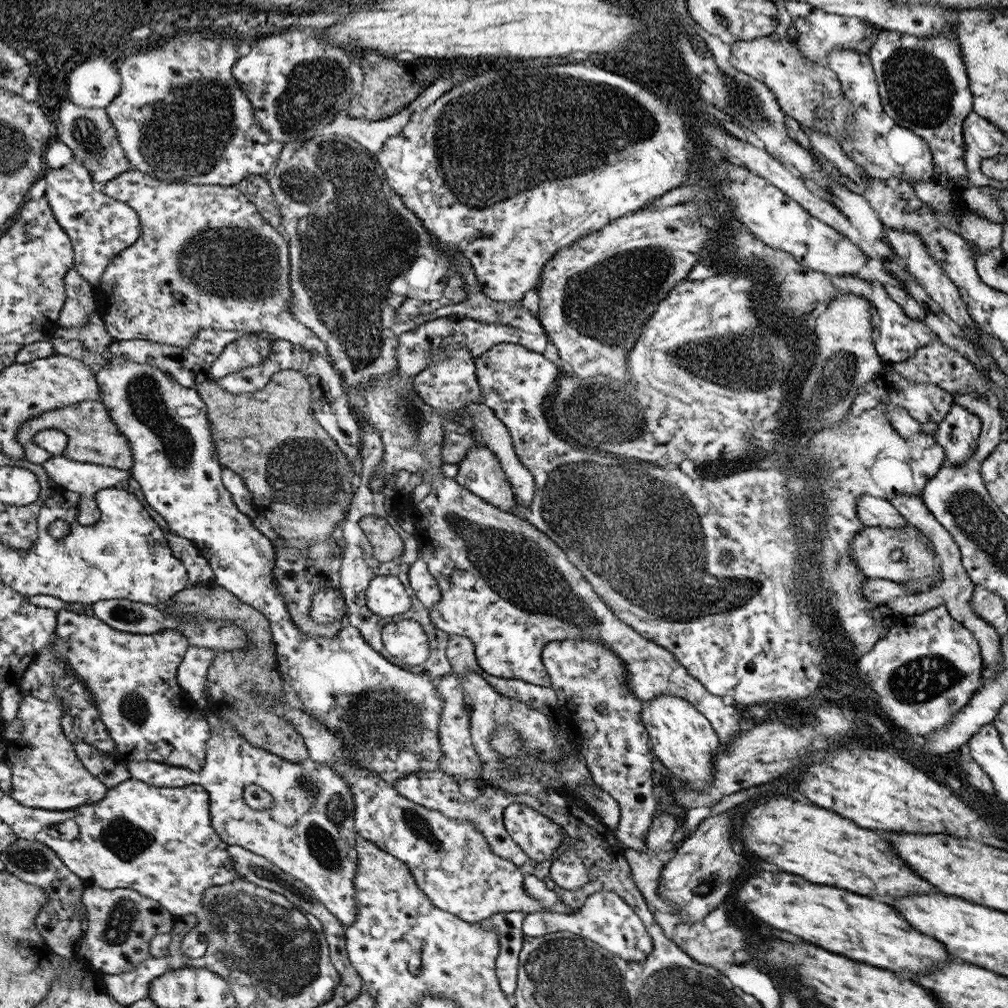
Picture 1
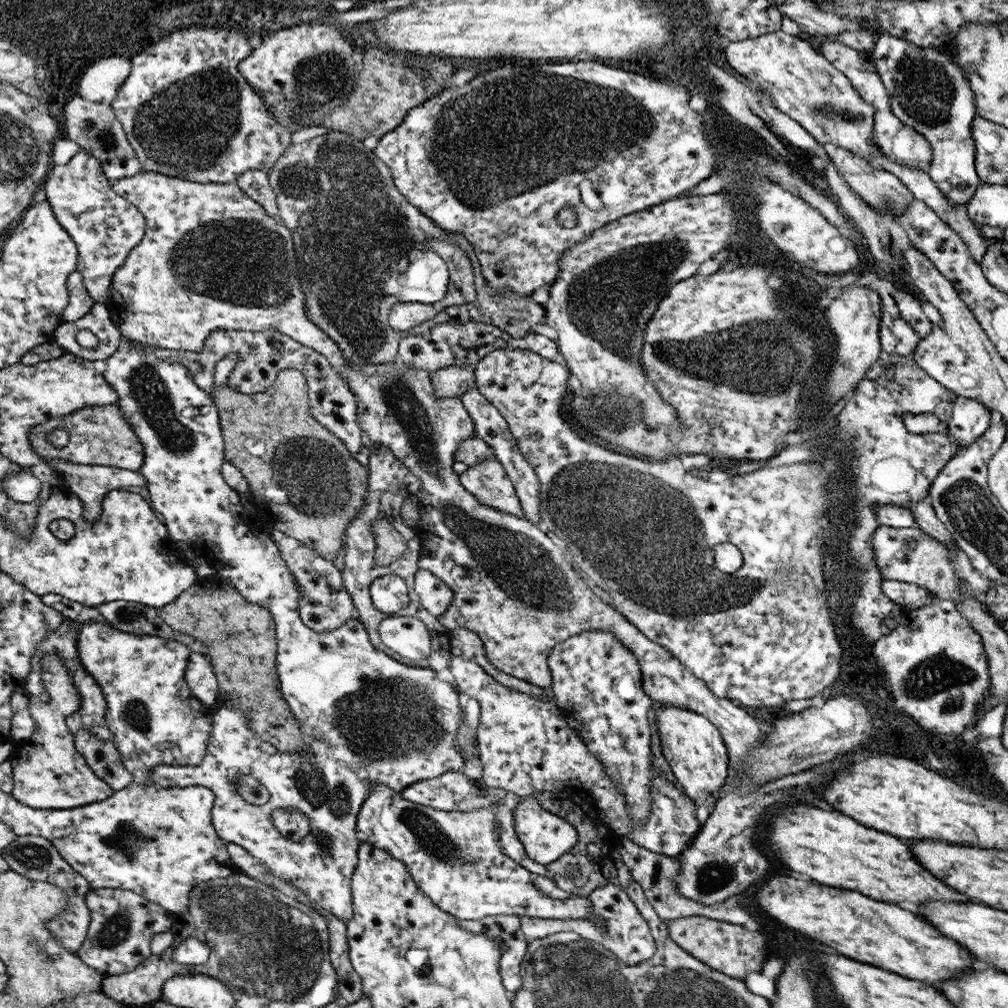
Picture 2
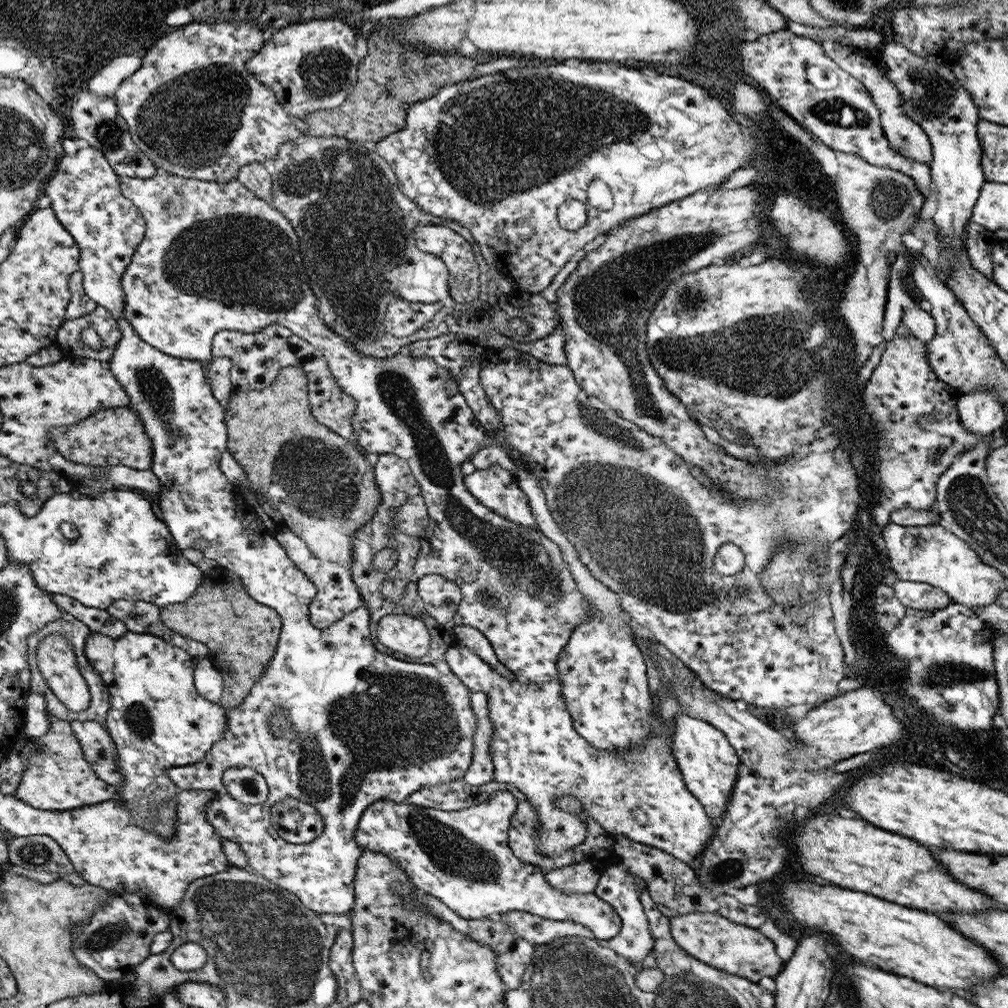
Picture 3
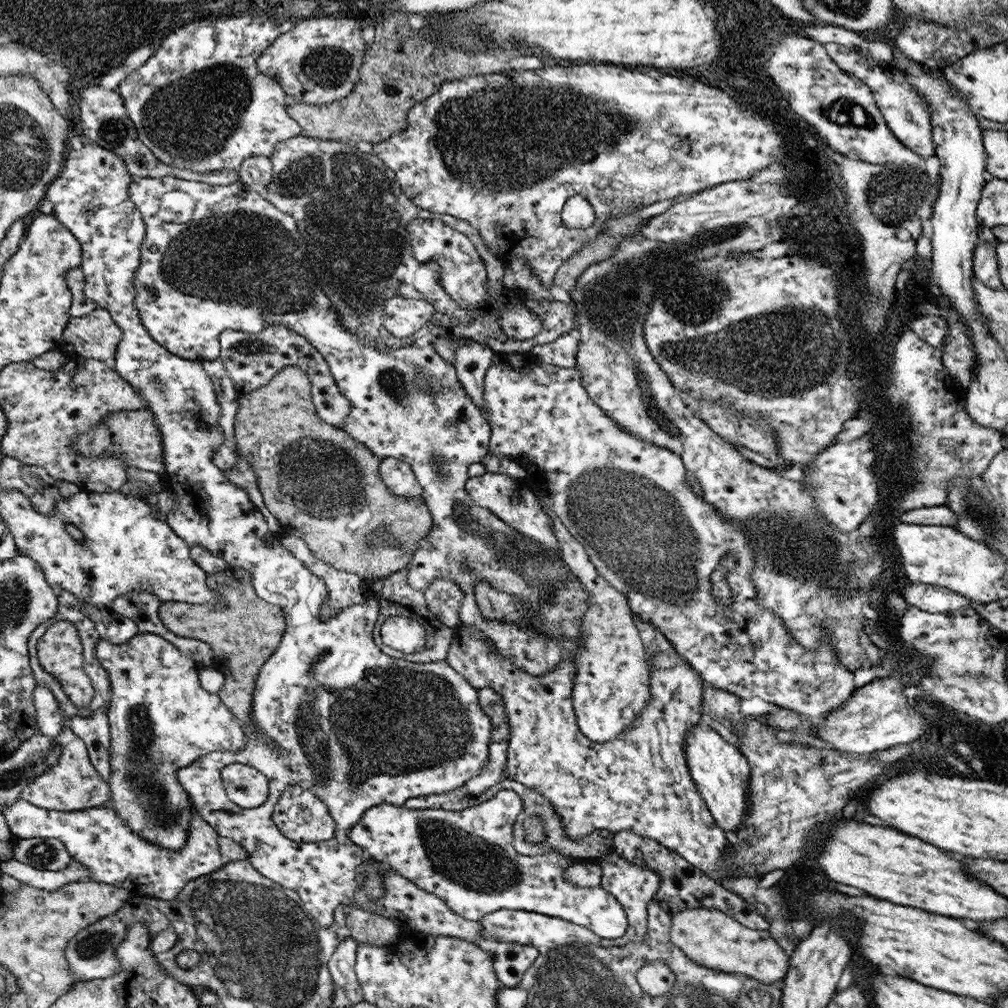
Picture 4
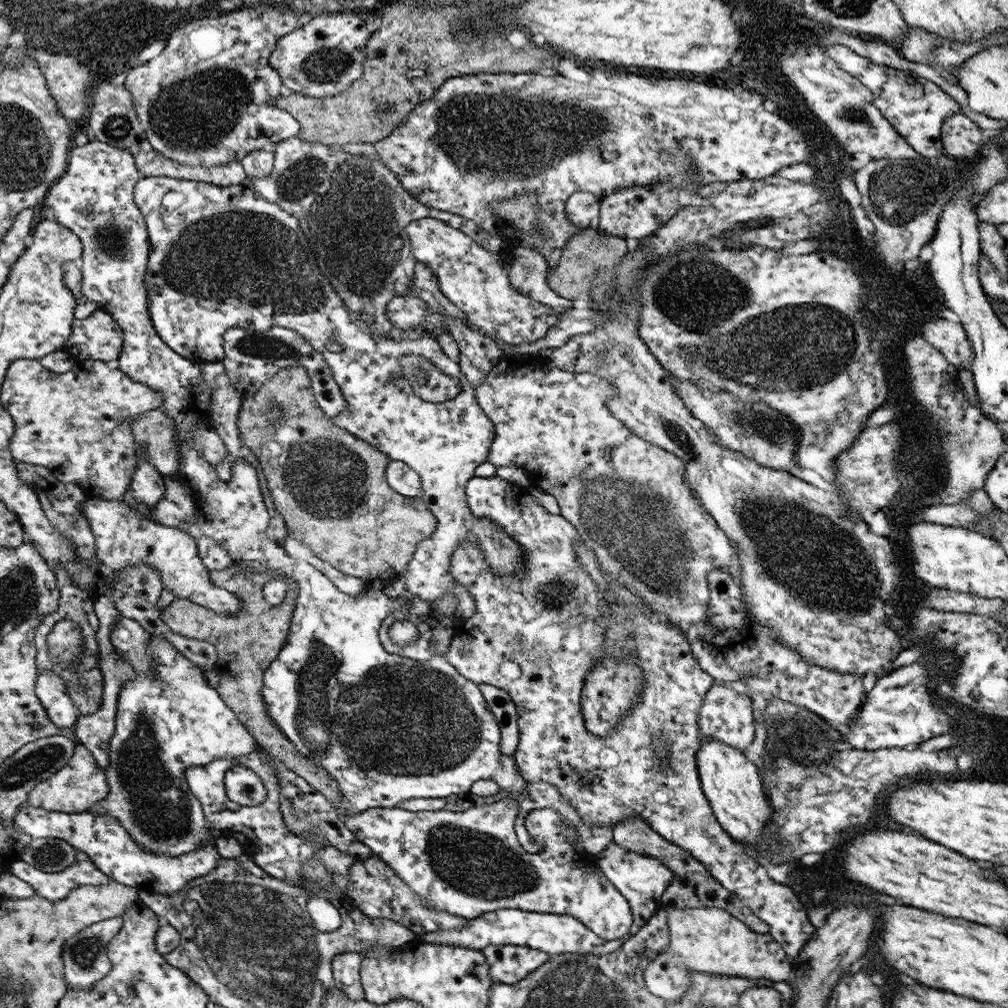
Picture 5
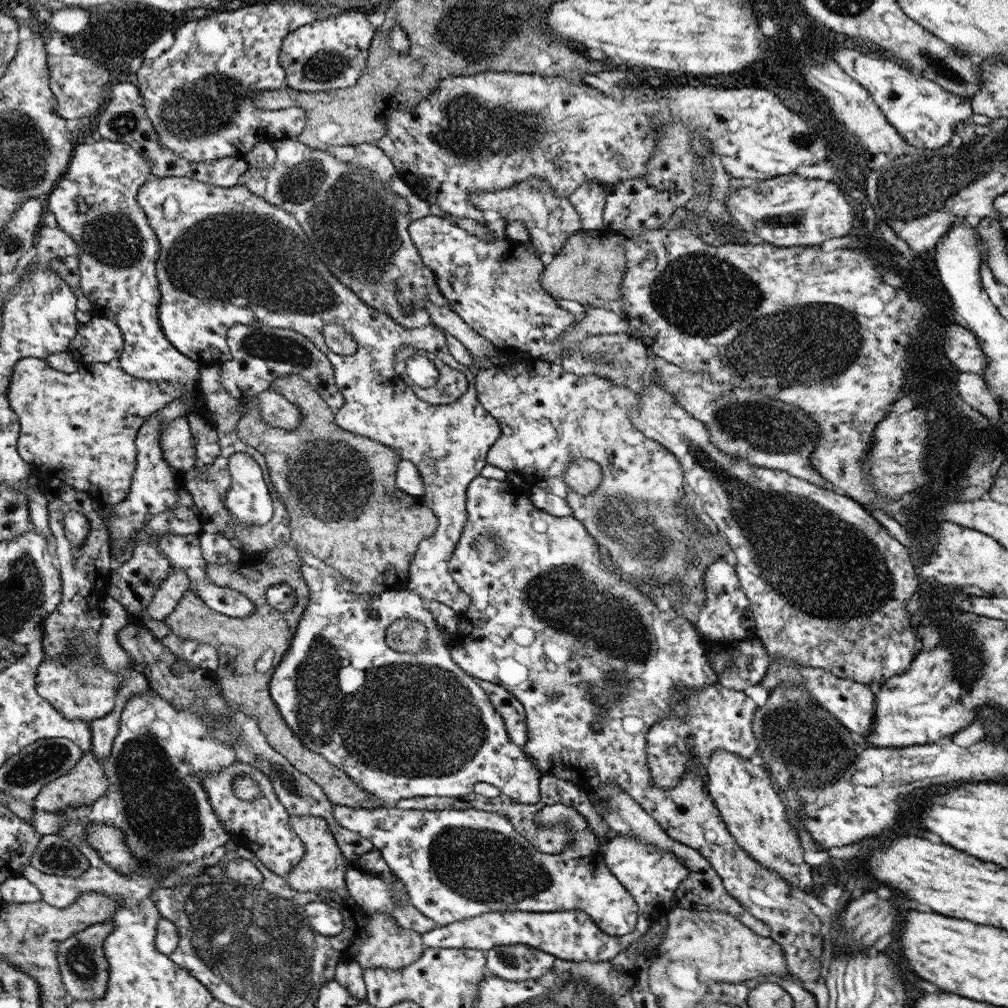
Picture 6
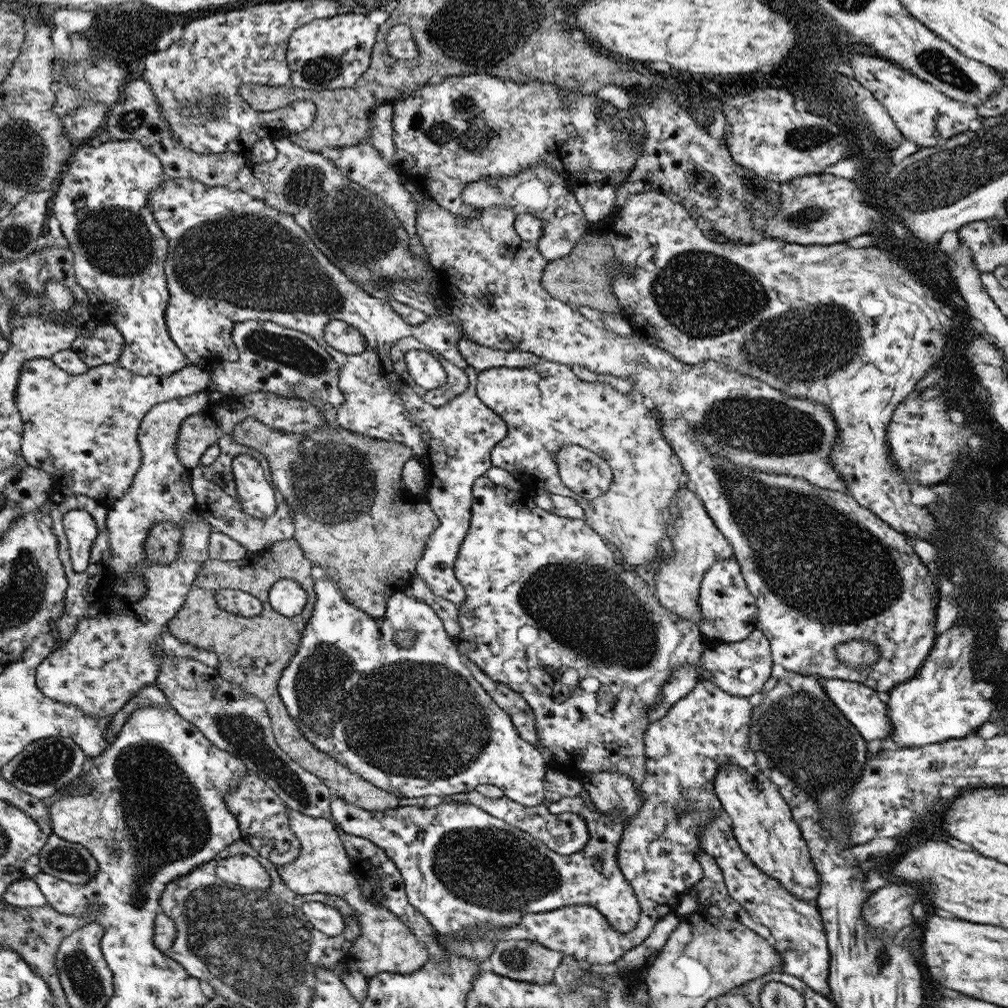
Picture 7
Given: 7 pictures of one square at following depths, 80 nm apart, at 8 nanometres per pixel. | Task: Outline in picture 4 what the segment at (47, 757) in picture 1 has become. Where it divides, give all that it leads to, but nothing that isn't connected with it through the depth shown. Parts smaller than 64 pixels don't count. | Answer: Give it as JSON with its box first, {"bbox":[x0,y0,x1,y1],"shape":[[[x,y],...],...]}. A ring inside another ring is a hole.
{"bbox":[23,621,112,811],"shape":[[[68,621],[54,623],[38,640],[37,655],[42,669],[54,677],[67,697],[80,708],[86,708],[91,703],[94,689],[86,671],[82,668],[82,643],[80,642],[76,627]],[[66,726],[58,736],[55,737],[58,747],[62,748],[61,761],[50,772],[36,778],[23,793],[25,802],[46,810],[77,811],[93,809],[100,805],[105,806],[112,797],[112,787],[109,781],[102,777],[100,772],[93,766],[89,756],[89,748],[85,746],[84,740]]]}

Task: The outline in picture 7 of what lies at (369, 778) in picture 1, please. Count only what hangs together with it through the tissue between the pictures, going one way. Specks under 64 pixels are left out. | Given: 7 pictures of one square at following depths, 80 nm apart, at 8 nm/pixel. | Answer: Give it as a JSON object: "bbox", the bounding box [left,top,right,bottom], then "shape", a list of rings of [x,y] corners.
{"bbox":[331,794,641,935],"shape":[[[337,794],[331,796],[331,815],[337,825],[347,833],[367,838],[385,850],[402,875],[409,903],[427,917],[436,933],[451,935],[466,927],[500,930],[519,925],[525,914],[547,913],[574,904],[589,904],[603,914],[607,922],[611,922],[614,930],[630,932],[640,920],[641,907],[636,892],[618,867],[617,848],[626,826],[621,816],[617,812],[604,814],[596,809],[592,800],[584,801],[582,797],[564,797],[552,802],[548,811],[554,815],[577,814],[585,820],[589,839],[581,851],[569,855],[558,854],[520,827],[474,805],[449,803],[432,809],[398,806],[372,811],[346,803]]]}

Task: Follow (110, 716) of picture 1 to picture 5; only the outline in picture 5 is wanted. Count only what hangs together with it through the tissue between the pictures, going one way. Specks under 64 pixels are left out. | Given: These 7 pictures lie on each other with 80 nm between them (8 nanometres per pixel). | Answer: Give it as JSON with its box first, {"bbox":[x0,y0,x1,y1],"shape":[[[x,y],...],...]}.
{"bbox":[90,637,256,856],"shape":[[[150,637],[147,652],[153,658],[155,679],[136,670],[133,679],[126,679],[121,686],[116,707],[116,732],[110,740],[108,775],[109,795],[94,806],[90,812],[112,815],[117,818],[131,837],[153,853],[180,856],[195,851],[212,837],[221,836],[211,828],[205,818],[202,803],[190,791],[184,778],[186,771],[194,766],[206,766],[216,759],[234,759],[254,751],[256,740],[237,718],[237,713],[224,701],[214,687],[205,681],[204,670],[176,650],[165,638]]]}

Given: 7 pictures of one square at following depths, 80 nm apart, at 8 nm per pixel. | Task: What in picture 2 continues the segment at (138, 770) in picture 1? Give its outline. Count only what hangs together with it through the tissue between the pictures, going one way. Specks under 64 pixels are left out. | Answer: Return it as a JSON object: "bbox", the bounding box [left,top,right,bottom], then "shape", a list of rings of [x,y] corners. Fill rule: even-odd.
{"bbox":[103,338,466,922],"shape":[[[122,338],[117,352],[105,362],[103,374],[121,396],[117,406],[124,411],[125,418],[132,423],[137,437],[144,443],[144,466],[139,471],[145,476],[153,510],[164,516],[169,536],[174,542],[184,542],[199,557],[206,559],[217,570],[216,574],[233,583],[250,602],[272,611],[276,619],[279,685],[289,711],[298,720],[304,740],[304,749],[292,755],[286,754],[274,744],[262,740],[253,730],[250,724],[252,718],[249,718],[252,710],[223,707],[214,716],[213,736],[200,765],[188,768],[160,765],[149,776],[153,784],[164,789],[208,787],[216,796],[212,809],[213,826],[226,843],[241,846],[270,874],[302,889],[315,905],[323,906],[330,914],[348,922],[353,918],[352,880],[358,865],[360,843],[357,818],[377,784],[402,794],[418,781],[460,772],[465,768],[466,758],[462,755],[462,747],[458,747],[461,727],[465,731],[460,690],[456,685],[438,679],[438,672],[429,669],[428,665],[396,661],[378,650],[356,612],[346,624],[332,632],[314,632],[308,628],[298,614],[301,590],[277,544],[270,538],[265,520],[245,509],[245,505],[240,503],[240,494],[229,485],[222,473],[225,441],[219,407],[214,403],[213,396],[197,385],[188,366],[149,354],[140,342],[130,338]],[[184,410],[192,415],[184,416]],[[243,774],[251,774],[266,786],[270,793],[266,805],[258,807],[246,803],[236,792],[232,780]],[[292,809],[303,812],[309,820],[309,835],[298,842],[282,836],[273,822],[274,811]]]}

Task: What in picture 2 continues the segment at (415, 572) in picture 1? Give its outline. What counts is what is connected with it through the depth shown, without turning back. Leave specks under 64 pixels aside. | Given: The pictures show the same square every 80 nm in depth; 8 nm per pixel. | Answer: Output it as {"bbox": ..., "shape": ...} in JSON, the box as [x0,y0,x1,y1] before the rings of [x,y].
{"bbox":[413,568,455,617],"shape":[[[419,568],[414,580],[413,587],[419,596],[422,608],[436,617],[453,611],[455,592],[440,577]]]}

